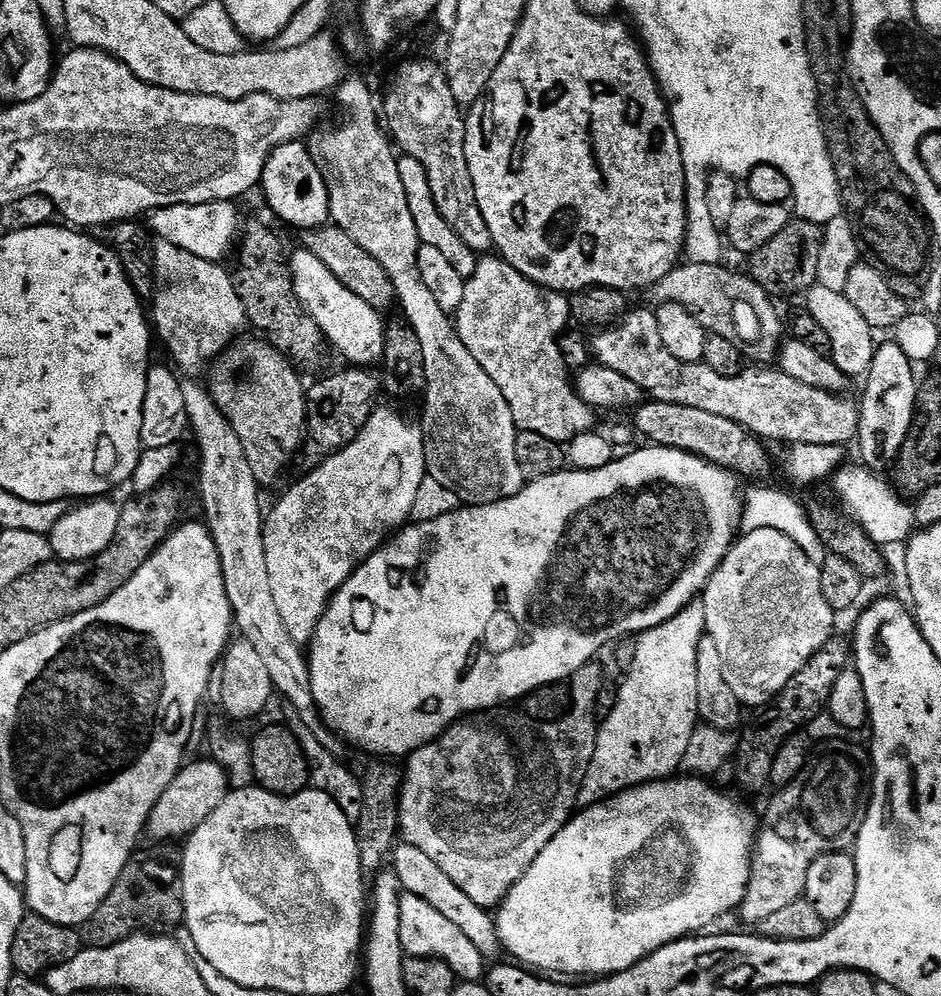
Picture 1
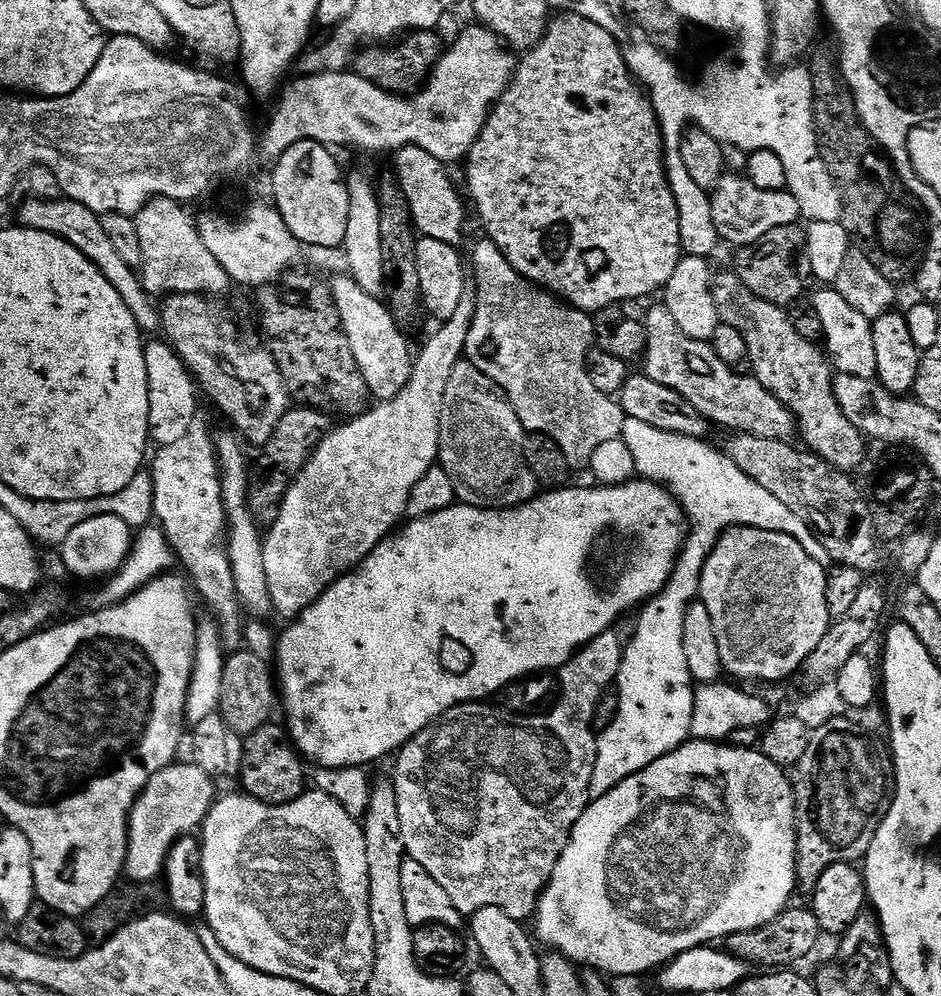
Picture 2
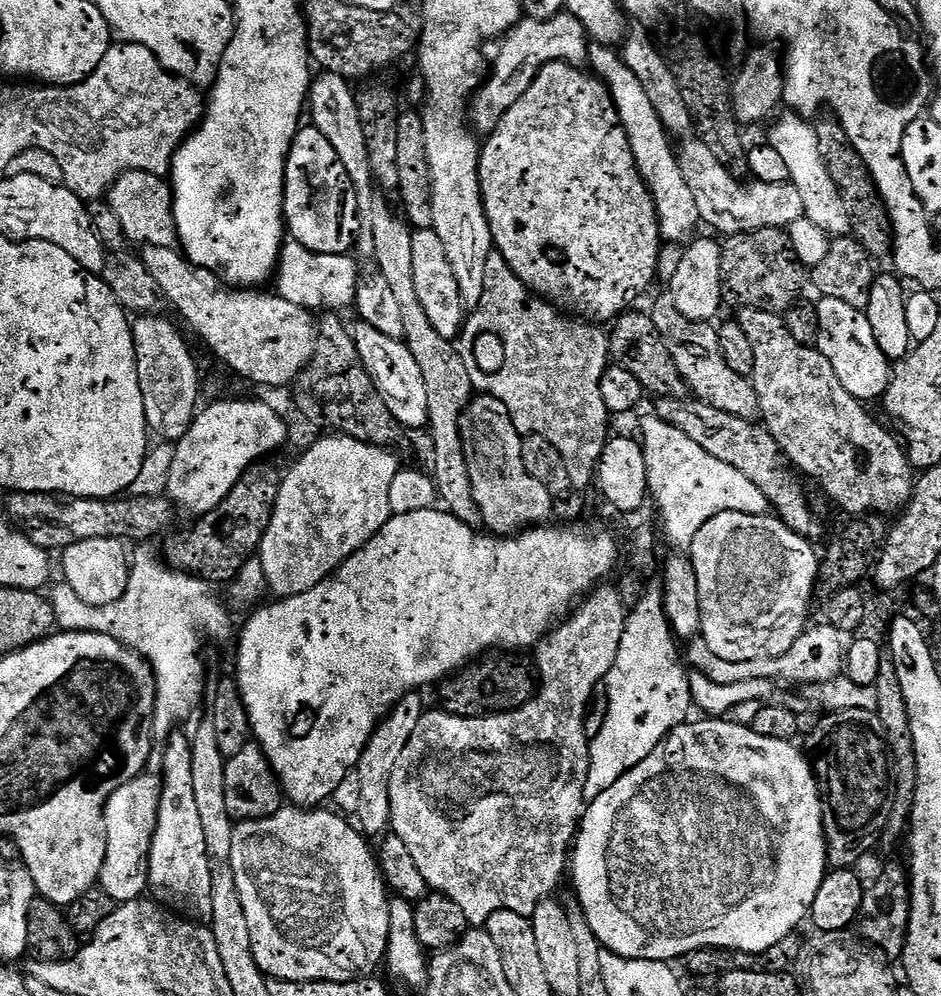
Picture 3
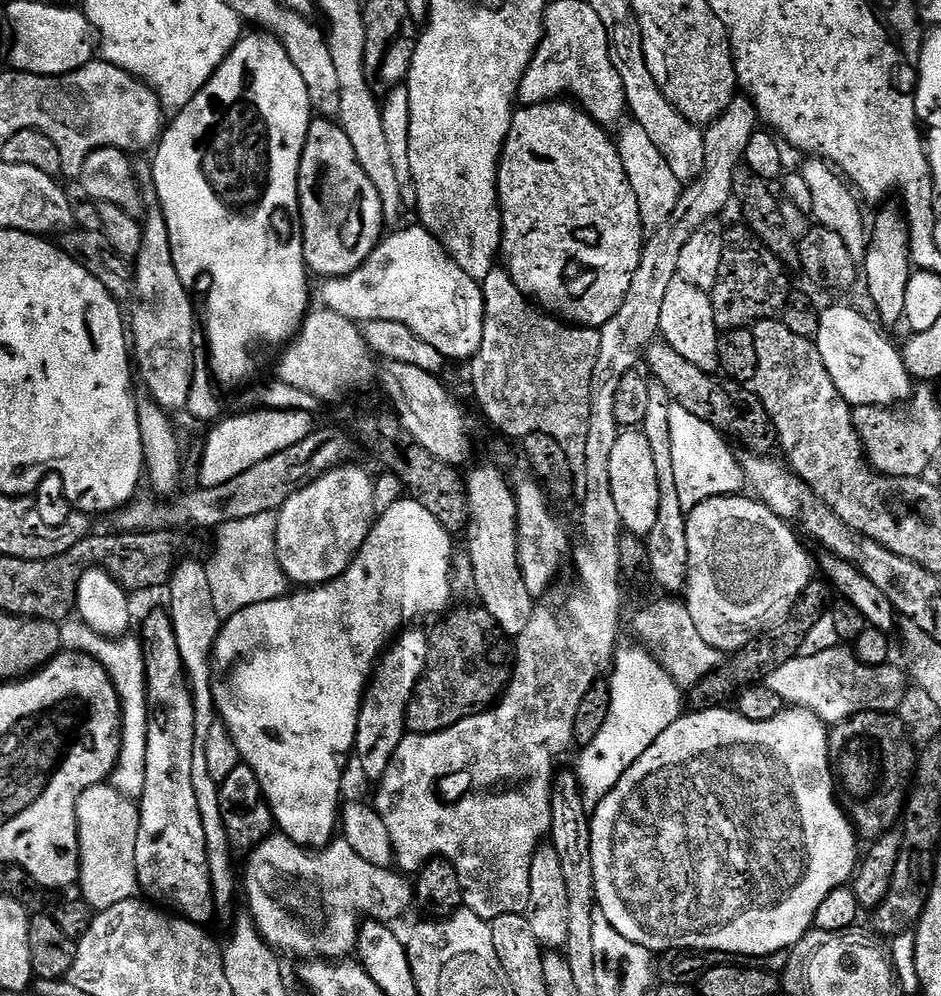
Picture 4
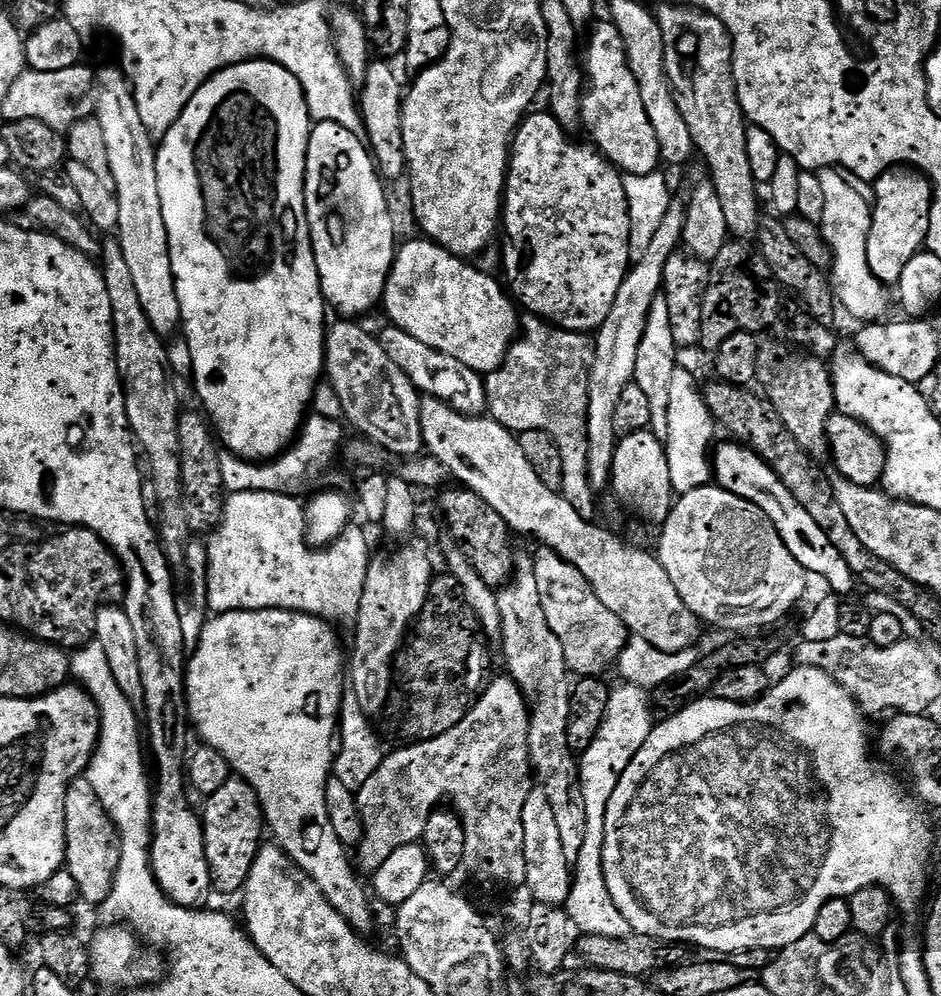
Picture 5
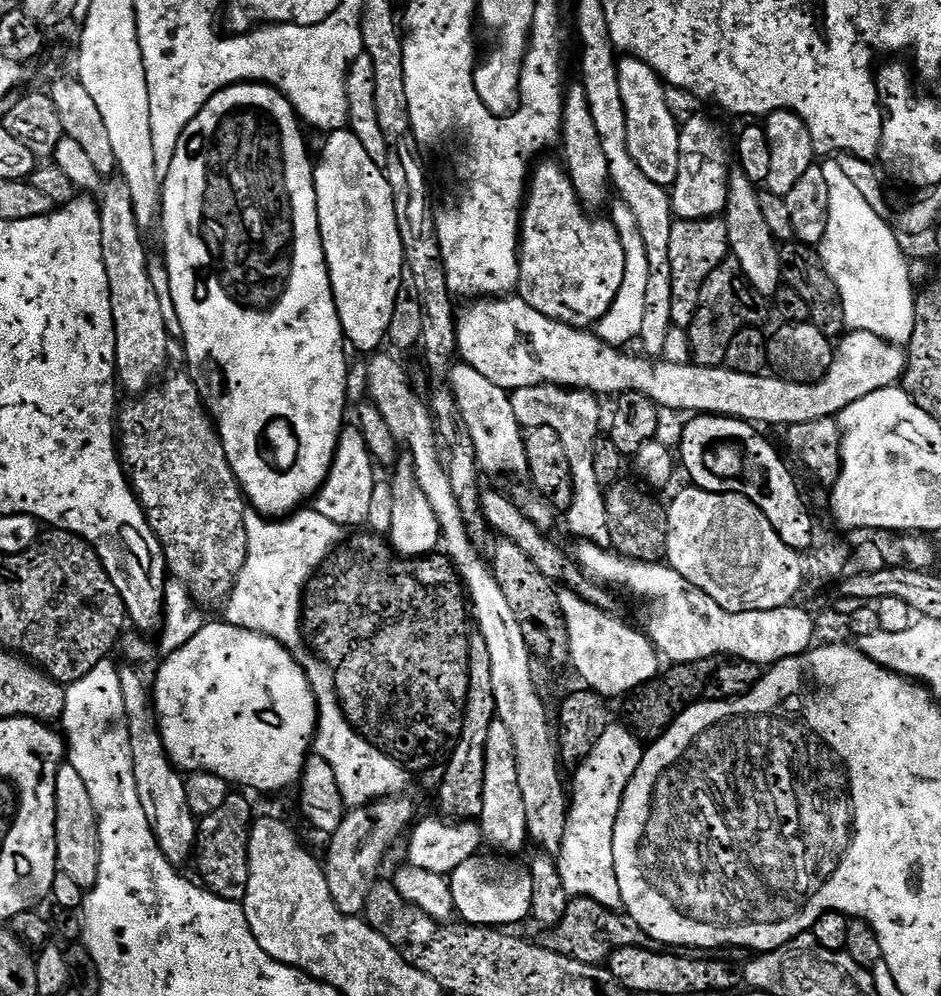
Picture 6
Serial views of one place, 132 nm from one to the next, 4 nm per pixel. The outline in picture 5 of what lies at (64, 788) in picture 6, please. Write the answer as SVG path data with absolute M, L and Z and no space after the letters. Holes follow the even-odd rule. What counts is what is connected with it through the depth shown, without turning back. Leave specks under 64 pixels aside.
M86 778L73 780L66 790L66 870L74 874L78 882L80 899L86 905L99 906L104 903L114 886L114 878L120 861L120 835L102 806L98 794Z

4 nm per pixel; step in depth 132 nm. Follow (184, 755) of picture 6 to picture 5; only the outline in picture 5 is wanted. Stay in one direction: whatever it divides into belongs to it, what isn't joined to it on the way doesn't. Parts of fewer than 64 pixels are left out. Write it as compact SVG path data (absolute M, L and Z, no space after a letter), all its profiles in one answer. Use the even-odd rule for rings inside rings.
M262 609L258 612L230 612L213 615L205 623L200 640L196 643L195 649L187 661L184 685L188 687L188 719L195 735L197 732L204 739L201 741L207 747L218 750L218 754L222 754L222 758L226 758L226 762L232 767L233 773L256 791L260 804L264 808L264 819L271 835L273 832L277 836L273 837L278 841L281 850L291 858L293 864L318 885L322 894L330 902L330 906L334 906L334 910L338 910L338 914L342 914L342 918L346 918L346 922L354 931L368 934L368 931L376 924L375 918L372 917L373 901L370 899L370 892L365 881L363 884L359 880L361 877L358 875L353 861L352 864L348 861L349 849L344 847L338 834L334 834L334 826L330 823L330 810L326 806L326 786L334 772L334 745L338 740L338 717L346 685L346 652L345 649L344 652L340 649L340 644L336 641L336 632L337 629L332 624L319 616L288 612L284 609Z

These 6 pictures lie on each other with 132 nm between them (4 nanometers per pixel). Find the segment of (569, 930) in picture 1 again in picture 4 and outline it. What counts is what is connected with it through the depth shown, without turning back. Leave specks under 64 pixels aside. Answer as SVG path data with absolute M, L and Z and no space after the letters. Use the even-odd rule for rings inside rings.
M728 706L707 708L704 712L692 710L680 715L665 732L658 734L650 750L622 774L614 790L610 790L591 813L590 854L594 862L594 890L599 915L604 916L622 938L630 938L630 942L638 942L638 946L646 946L654 954L665 950L695 950L723 952L739 958L769 956L783 948L791 949L807 932L813 931L818 906L826 902L826 894L845 887L858 867L858 833L837 796L838 785L832 771L832 759L828 757L829 731L829 725L810 709L795 706L785 707L769 720L751 720Z

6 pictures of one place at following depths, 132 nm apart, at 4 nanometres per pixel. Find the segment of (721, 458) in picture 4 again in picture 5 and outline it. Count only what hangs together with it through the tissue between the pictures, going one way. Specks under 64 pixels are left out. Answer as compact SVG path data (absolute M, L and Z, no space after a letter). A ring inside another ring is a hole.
M684 366L676 367L674 378L670 382L670 410L666 437L673 493L683 494L690 490L707 488L713 483L714 473L710 453L714 448L712 435L716 431L718 425L706 406L701 385L696 385L695 378L684 369Z

